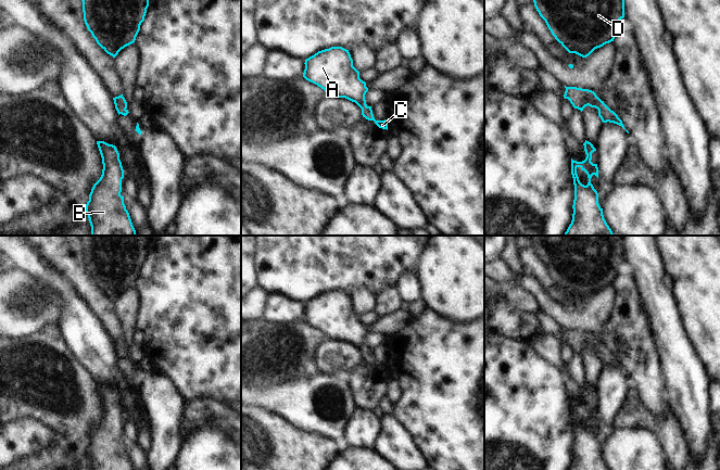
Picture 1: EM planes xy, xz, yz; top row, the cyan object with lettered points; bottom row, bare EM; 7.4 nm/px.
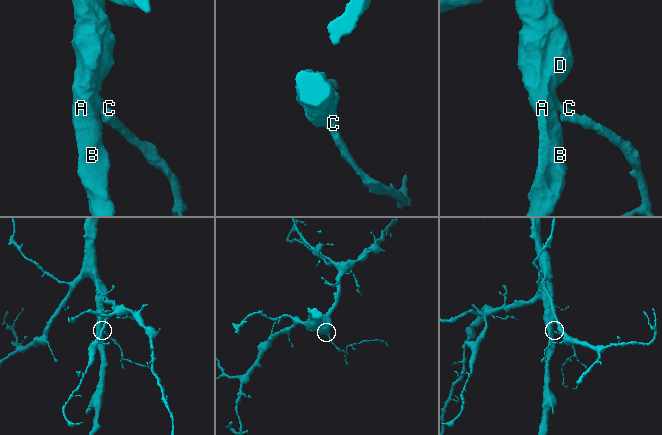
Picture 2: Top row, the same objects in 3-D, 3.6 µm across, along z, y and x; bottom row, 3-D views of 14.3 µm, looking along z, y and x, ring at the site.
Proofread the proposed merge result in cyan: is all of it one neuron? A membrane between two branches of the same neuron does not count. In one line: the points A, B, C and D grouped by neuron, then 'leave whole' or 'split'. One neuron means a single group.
groups A B C D; leave whole

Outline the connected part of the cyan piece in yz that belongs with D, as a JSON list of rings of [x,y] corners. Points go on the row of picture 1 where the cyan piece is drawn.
[[[533,0],[540,16],[555,39],[569,52],[582,58],[614,41],[618,23],[624,17],[624,0]]]

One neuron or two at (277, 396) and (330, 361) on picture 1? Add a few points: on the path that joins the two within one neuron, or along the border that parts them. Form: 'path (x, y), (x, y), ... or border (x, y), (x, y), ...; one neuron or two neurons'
border (319, 371), (326, 375), (343, 376); two neurons

